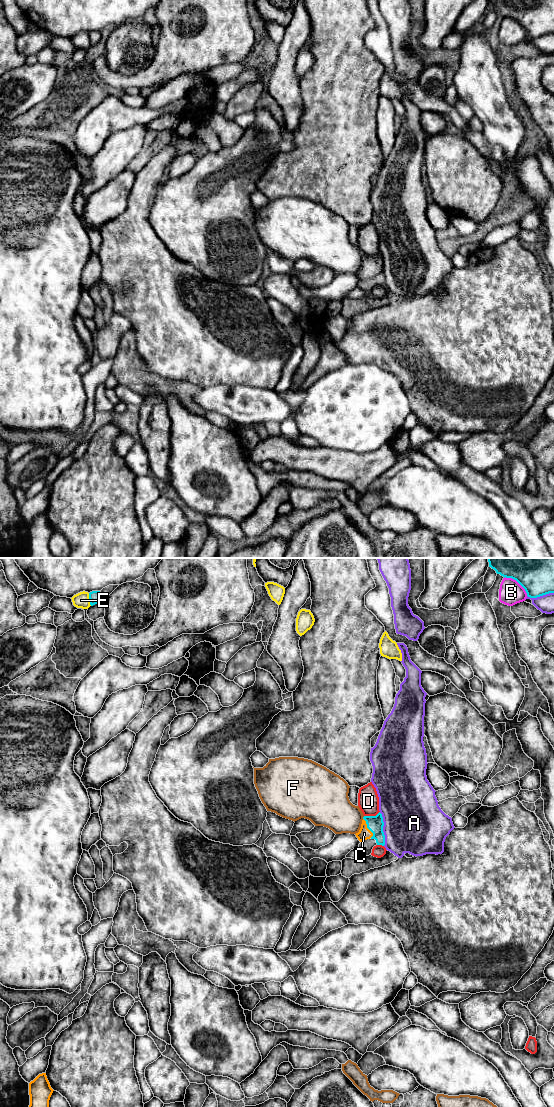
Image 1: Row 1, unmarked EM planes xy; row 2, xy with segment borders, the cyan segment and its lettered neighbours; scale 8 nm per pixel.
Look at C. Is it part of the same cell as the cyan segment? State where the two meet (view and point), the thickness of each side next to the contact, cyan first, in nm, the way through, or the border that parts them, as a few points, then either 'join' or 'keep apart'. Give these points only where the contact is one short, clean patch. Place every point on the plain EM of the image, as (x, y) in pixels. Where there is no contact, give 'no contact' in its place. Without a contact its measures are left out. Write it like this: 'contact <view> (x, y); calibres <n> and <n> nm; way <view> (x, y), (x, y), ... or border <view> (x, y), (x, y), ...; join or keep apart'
contact xy (367, 267); calibres 130 and 100 nm; way xy (375, 264), (367, 267), (364, 273); join

